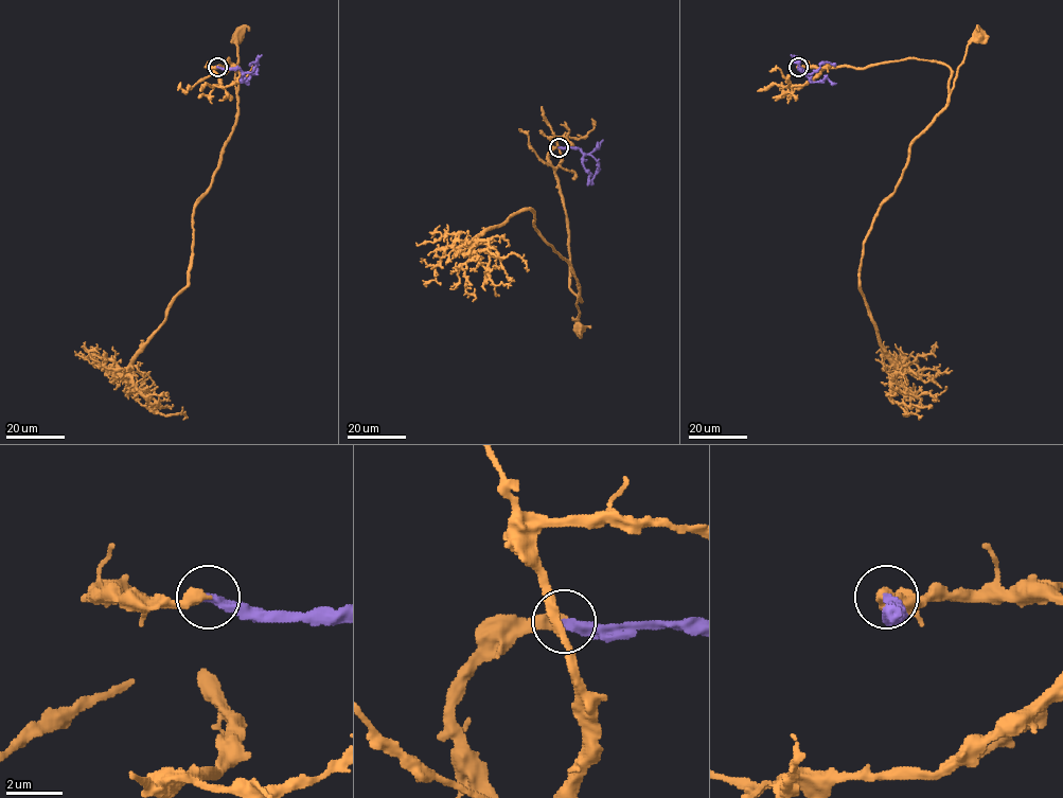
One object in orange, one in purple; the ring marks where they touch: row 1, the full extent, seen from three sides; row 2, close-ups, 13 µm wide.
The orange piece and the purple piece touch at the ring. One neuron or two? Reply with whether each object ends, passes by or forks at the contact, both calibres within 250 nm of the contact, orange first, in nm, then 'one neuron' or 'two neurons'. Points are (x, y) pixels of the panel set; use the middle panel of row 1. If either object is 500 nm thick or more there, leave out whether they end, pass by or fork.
orange ends there; purple ends there; 440 nm thick on the orange side, 320 nm on the other; one neuron

